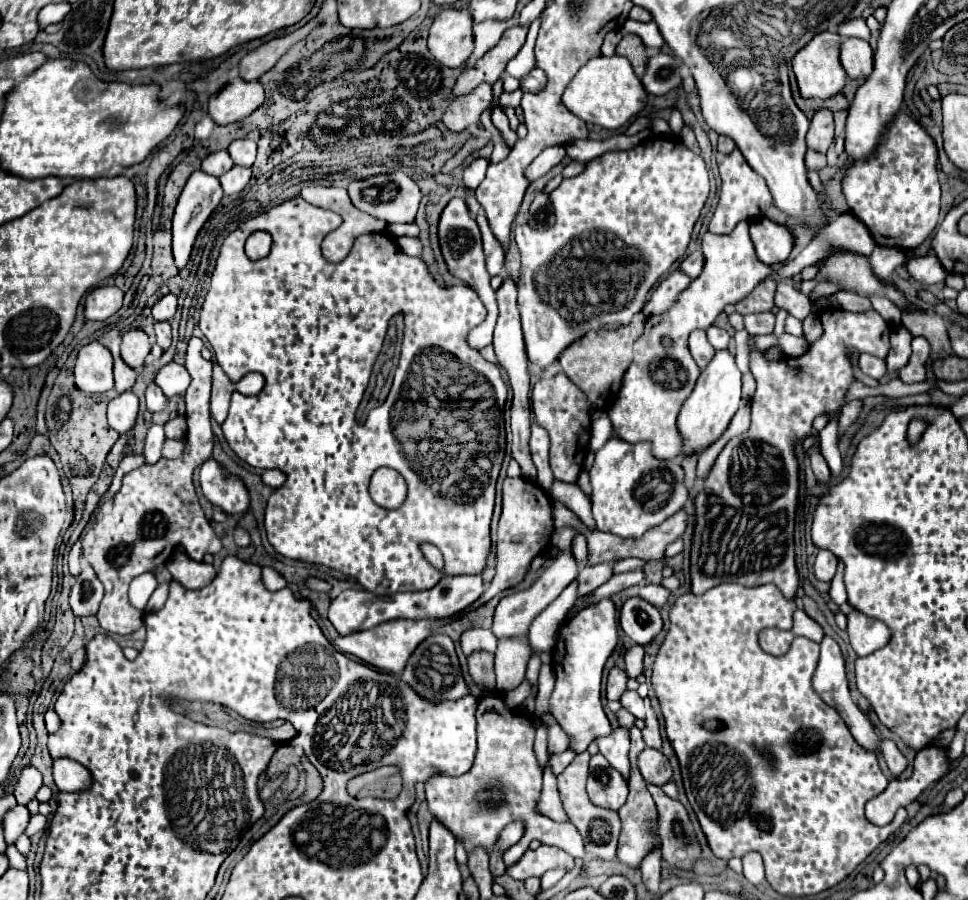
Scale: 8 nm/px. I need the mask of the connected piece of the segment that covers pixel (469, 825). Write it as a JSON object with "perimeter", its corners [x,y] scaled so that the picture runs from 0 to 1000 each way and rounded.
{"perimeter":[[[515,771],[495,776],[495,784],[493,784],[495,829],[493,829],[491,849],[478,862],[464,864],[451,858],[439,869],[439,882],[445,904],[462,920],[466,920],[470,929],[478,933],[480,944],[489,944],[493,940],[507,944],[522,916],[530,911],[540,911],[542,913],[540,931],[520,949],[524,962],[534,960],[551,933],[586,944],[592,953],[604,958],[615,956],[611,949],[604,947],[602,933],[590,913],[577,916],[553,902],[553,893],[559,884],[561,860],[551,836],[551,822],[553,822],[553,809],[549,798],[524,789]]]}

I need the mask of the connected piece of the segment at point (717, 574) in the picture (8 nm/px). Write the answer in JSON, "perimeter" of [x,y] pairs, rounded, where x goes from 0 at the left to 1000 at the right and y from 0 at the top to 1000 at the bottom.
{"perimeter":[[[854,342],[854,344],[848,344],[846,349],[846,356],[850,360],[850,373],[836,382],[836,389],[825,396],[825,398],[809,398],[805,402],[794,402],[790,398],[790,389],[784,389],[780,387],[778,382],[778,373],[774,373],[772,378],[772,384],[774,384],[774,411],[776,416],[780,418],[782,422],[782,436],[780,440],[776,442],[776,473],[772,480],[755,487],[749,498],[745,500],[745,504],[741,507],[728,538],[726,538],[726,547],[718,551],[718,589],[716,589],[716,602],[714,602],[714,658],[716,660],[728,660],[732,653],[737,651],[743,651],[747,647],[759,647],[759,649],[765,649],[765,651],[772,651],[772,653],[778,653],[778,651],[786,651],[786,649],[801,649],[809,662],[813,667],[817,667],[817,629],[821,631],[821,616],[819,616],[819,584],[821,584],[821,564],[823,564],[823,544],[825,544],[825,522],[823,522],[823,509],[821,509],[821,489],[827,489],[833,480],[839,477],[839,468],[844,464],[846,460],[854,460],[854,458],[861,458],[861,456],[867,456],[871,451],[871,442],[873,442],[873,436],[875,431],[879,429],[879,424],[883,424],[883,418],[881,418],[881,407],[876,397],[876,388],[884,388],[886,391],[898,391],[906,398],[914,398],[916,391],[918,391],[918,371],[920,371],[920,364],[918,360],[910,353],[910,349],[906,349],[904,344],[896,344],[896,347],[875,347],[875,344],[869,344],[869,342]]]}

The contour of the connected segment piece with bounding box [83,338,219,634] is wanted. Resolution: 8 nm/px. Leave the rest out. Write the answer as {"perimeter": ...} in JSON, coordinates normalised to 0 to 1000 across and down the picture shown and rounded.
{"perimeter":[[[197,376],[191,409],[199,422],[191,436],[193,493],[189,507],[181,511],[166,509],[158,518],[150,516],[133,524],[127,531],[125,544],[119,549],[117,564],[100,573],[96,604],[86,611],[86,618],[90,618],[90,624],[108,651],[100,689],[102,696],[113,704],[135,704],[148,696],[148,680],[139,680],[139,676],[131,671],[131,653],[142,638],[156,636],[160,629],[170,627],[173,616],[177,616],[185,604],[191,607],[195,620],[204,624],[210,624],[214,613],[226,613],[226,598],[210,571],[199,540],[199,522],[208,518],[220,500],[220,478],[216,462],[218,402],[208,398],[208,387],[210,380],[206,376]]]}

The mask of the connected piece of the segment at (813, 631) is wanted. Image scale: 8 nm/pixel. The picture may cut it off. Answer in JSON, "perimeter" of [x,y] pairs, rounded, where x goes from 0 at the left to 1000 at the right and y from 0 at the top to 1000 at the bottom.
{"perimeter":[[[823,678],[821,682],[819,682],[819,700],[817,700],[821,707],[832,707],[832,709],[836,709],[836,711],[840,711],[840,713],[848,713],[850,711],[850,698],[842,691],[842,689],[838,689],[834,682],[832,682],[832,678]]]}

